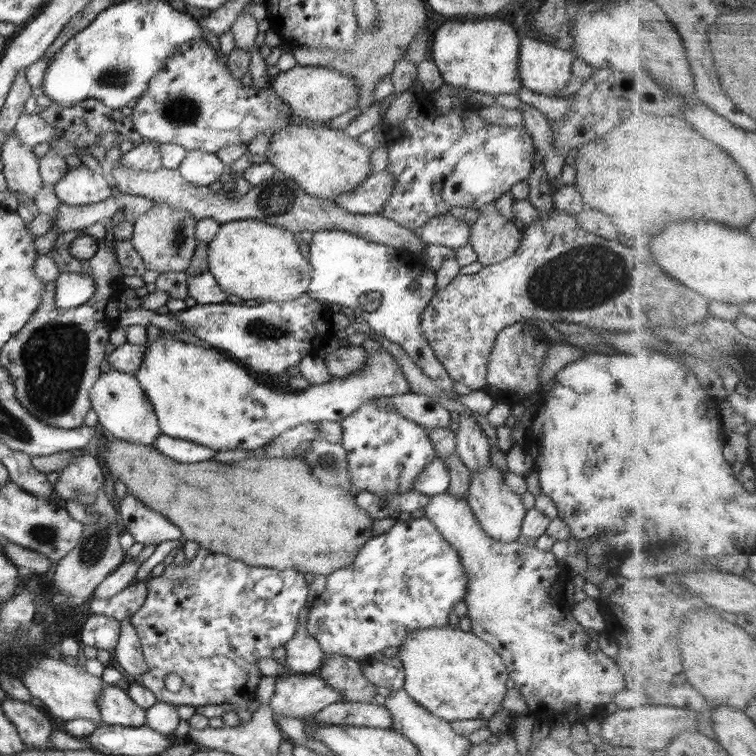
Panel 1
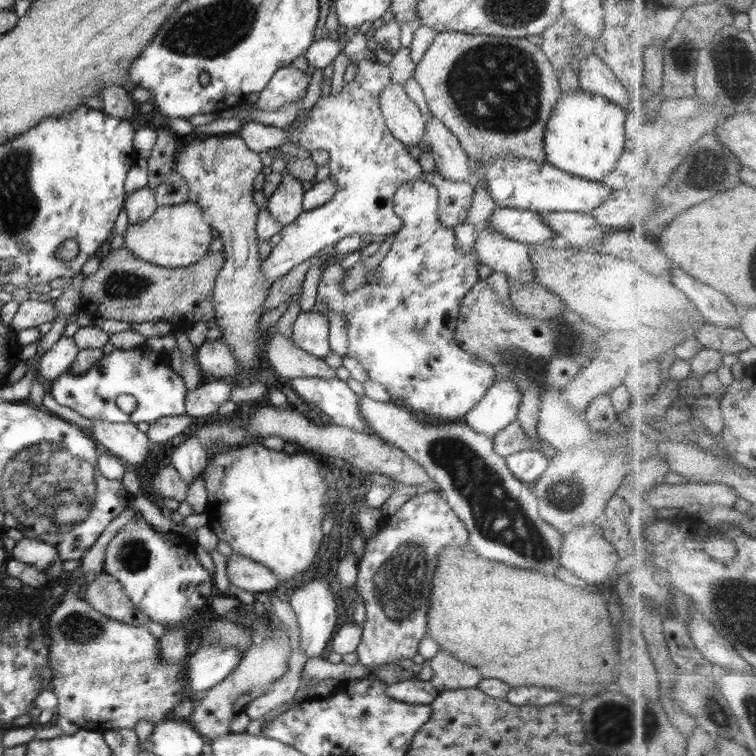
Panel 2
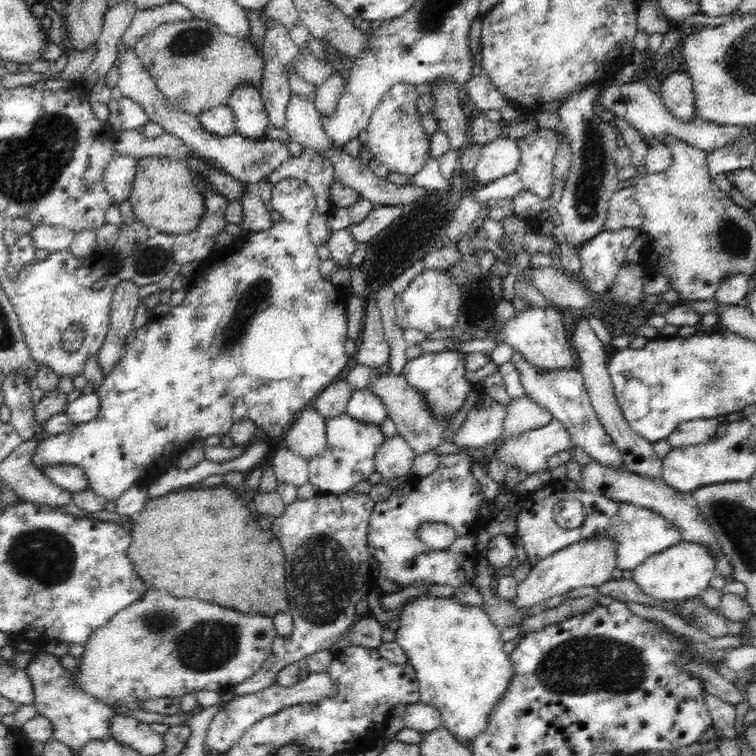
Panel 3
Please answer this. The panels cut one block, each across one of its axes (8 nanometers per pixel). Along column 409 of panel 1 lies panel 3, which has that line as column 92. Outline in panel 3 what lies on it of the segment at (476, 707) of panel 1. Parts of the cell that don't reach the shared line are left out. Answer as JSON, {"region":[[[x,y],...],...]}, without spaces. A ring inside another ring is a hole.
{"region":[[[148,590],[144,596],[120,610],[110,622],[100,626],[84,644],[80,658],[80,670],[71,672],[72,681],[85,692],[112,706],[124,705],[132,710],[141,709],[139,704],[148,699],[180,698],[196,690],[225,692],[250,678],[260,670],[271,653],[277,637],[273,618],[262,614],[240,614],[210,602],[194,598],[174,598],[162,590]]]}

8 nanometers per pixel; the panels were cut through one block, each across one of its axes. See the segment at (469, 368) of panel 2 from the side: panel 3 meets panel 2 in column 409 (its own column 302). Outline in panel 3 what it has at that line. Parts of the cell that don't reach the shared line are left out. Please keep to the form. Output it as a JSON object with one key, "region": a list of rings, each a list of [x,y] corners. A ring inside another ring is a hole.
{"region":[[[290,178],[280,181],[274,186],[271,204],[274,210],[280,214],[280,222],[275,223],[268,230],[262,230],[262,232],[249,231],[230,243],[227,248],[212,250],[190,277],[182,304],[171,307],[164,316],[149,319],[145,325],[141,326],[137,330],[133,342],[126,345],[125,353],[120,362],[114,366],[114,370],[110,374],[105,376],[103,383],[95,390],[95,393],[100,397],[98,418],[84,422],[84,424],[78,424],[66,434],[50,435],[40,441],[31,458],[33,466],[36,468],[64,464],[76,466],[86,473],[88,487],[92,491],[110,502],[116,502],[122,493],[132,486],[160,477],[172,466],[182,451],[194,441],[203,440],[213,435],[225,436],[238,420],[248,418],[266,431],[271,440],[279,440],[286,434],[299,412],[312,406],[316,395],[336,380],[336,376],[344,370],[344,366],[352,362],[344,351],[344,343],[348,338],[347,314],[345,303],[338,301],[338,288],[330,283],[329,278],[322,276],[318,271],[318,264],[321,260],[317,253],[317,246],[311,241],[307,229],[309,218],[314,214],[317,206],[315,193],[305,182]]]}

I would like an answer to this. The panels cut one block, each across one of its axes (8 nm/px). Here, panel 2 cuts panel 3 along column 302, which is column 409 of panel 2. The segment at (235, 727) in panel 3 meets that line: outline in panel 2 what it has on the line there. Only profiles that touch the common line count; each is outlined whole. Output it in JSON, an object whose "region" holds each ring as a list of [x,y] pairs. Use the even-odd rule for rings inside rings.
{"region":[[[419,678],[386,684],[386,692],[394,700],[415,705],[429,705],[439,694],[430,680]]]}

